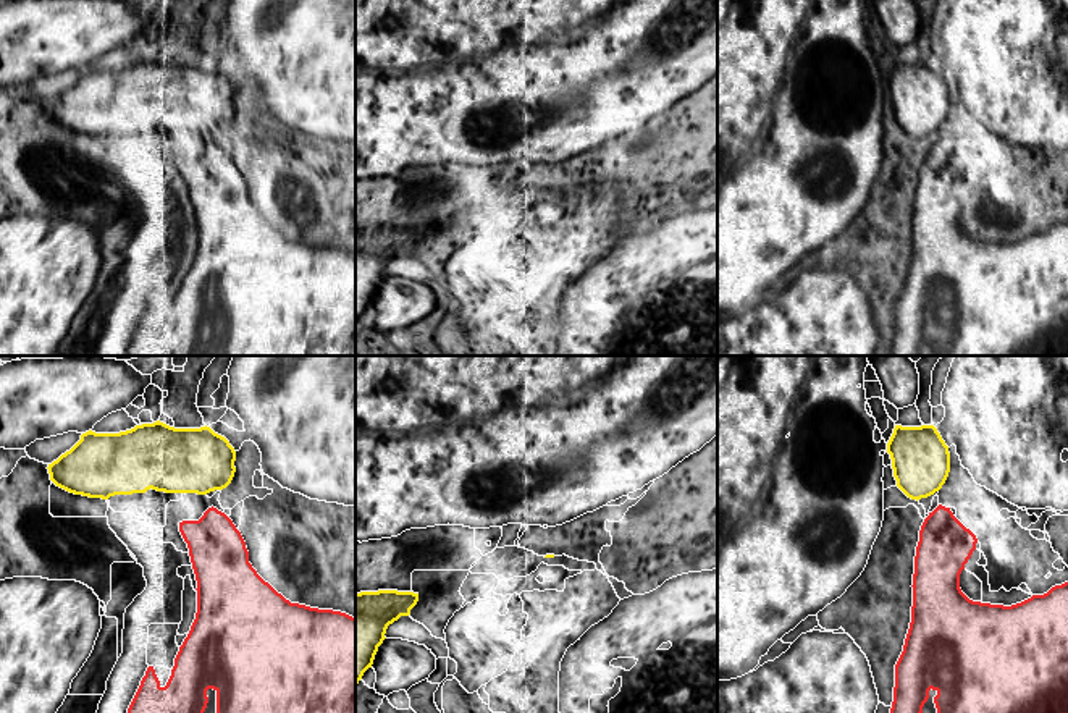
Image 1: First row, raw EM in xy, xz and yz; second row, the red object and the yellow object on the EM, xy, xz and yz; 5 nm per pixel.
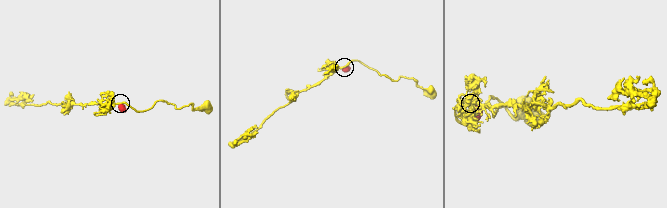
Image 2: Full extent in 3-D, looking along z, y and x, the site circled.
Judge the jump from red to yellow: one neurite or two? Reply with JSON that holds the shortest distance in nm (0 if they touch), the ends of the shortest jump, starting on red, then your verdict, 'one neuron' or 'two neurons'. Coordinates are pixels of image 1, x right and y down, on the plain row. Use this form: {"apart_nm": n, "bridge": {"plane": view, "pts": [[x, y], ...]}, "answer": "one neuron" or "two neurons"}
{"apart_nm": 60, "bridge": {"plane": "yz", "pts": [[939, 143], [933, 131]]}, "answer": "two neurons"}

